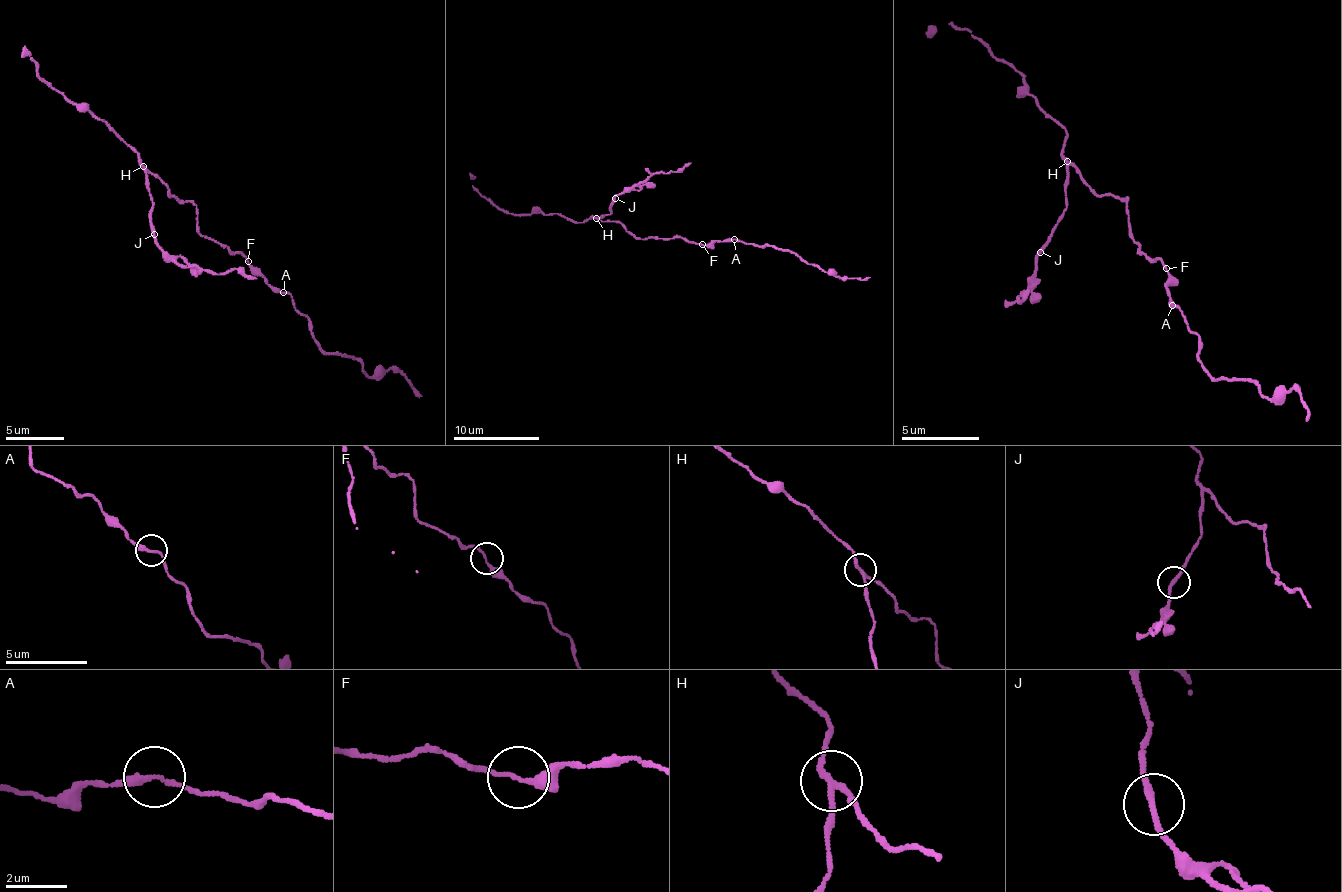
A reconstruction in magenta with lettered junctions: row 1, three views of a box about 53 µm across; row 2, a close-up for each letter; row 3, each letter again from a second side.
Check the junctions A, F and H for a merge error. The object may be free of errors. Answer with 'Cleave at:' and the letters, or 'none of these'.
Cleave at: H

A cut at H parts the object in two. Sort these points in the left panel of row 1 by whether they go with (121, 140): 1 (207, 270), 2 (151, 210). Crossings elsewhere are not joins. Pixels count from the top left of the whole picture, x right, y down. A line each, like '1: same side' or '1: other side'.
1: other side
2: other side

